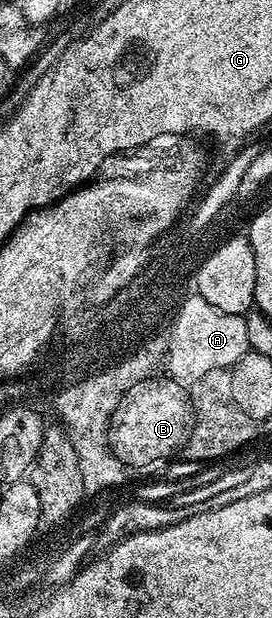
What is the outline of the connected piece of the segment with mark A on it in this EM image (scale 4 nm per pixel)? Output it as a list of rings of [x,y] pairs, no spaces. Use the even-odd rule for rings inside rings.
[[[192,299],[188,306],[184,307],[180,322],[176,323],[175,335],[166,343],[168,349],[167,370],[172,373],[180,373],[183,367],[189,367],[196,371],[197,376],[206,374],[208,370],[231,369],[250,349],[248,343],[252,335],[248,332],[247,318],[244,315],[230,313],[228,316],[220,314],[220,310],[213,310],[200,299]]]

